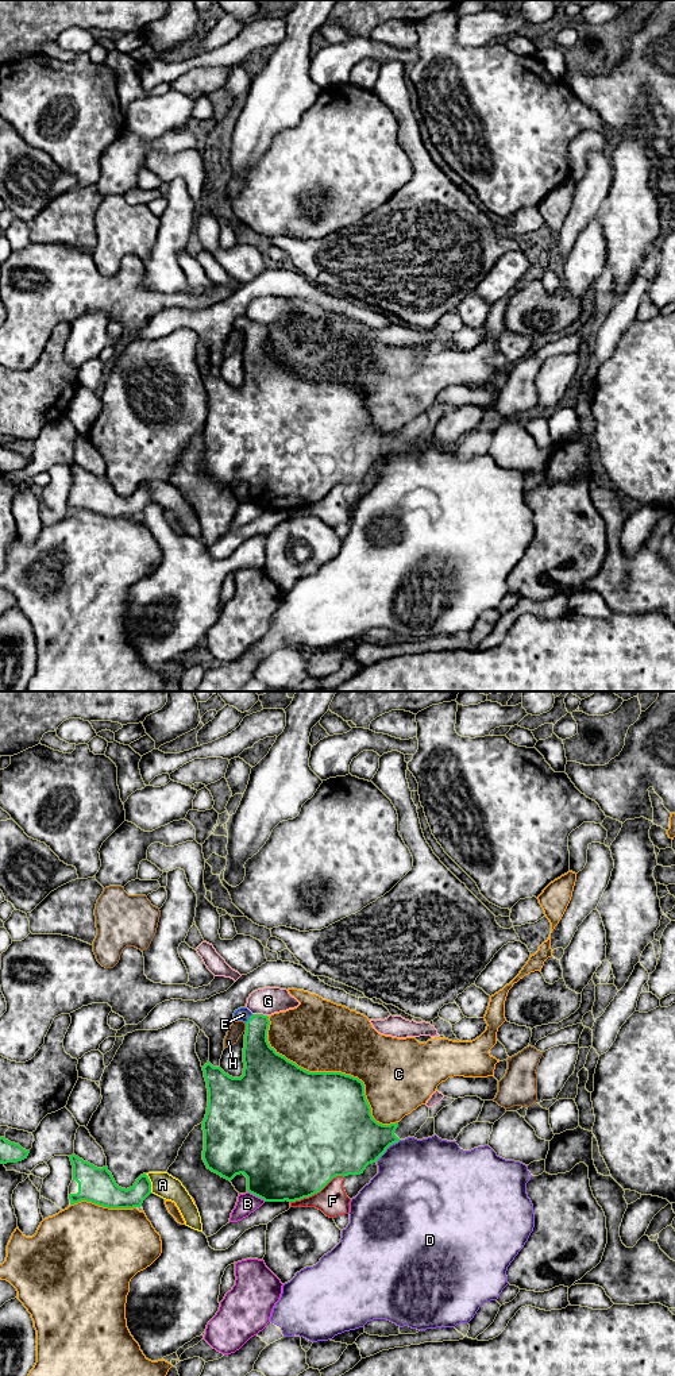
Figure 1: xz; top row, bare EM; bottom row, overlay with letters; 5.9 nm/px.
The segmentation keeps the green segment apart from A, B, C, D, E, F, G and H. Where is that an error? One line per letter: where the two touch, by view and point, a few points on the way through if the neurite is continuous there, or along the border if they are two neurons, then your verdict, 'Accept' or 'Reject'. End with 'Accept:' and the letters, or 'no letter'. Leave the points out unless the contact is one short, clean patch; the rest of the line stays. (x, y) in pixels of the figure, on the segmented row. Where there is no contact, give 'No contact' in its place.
A: Touches green at xz (150, 1183). Reject
B: Touches green at xz (257, 1195). Reject
C: Touches green at xz (331, 1072). Reject
D: Touches green at xz (386, 1148). Reject
E: Touches green at xz (250, 1018). Path across: xz (259, 1059), (255, 1024), (250, 1018), (243, 1014). Accept
F: Touches green at xz (316, 1193). Reject
G: Touches green at xz (259, 1014). Reject
H: Touches green at xz (246, 1026). Reject
Accept: E

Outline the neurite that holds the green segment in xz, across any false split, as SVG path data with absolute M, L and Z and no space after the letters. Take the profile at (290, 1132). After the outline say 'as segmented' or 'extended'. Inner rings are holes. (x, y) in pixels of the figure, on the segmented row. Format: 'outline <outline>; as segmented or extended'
outline M240 1007L235 1010L234 1021L246 1024L243 1075L232 1078L209 1060L202 1067L208 1088L202 1160L208 1169L230 1182L243 1173L247 1191L265 1202L296 1202L320 1192L336 1176L363 1173L369 1164L400 1141L394 1134L398 1122L382 1125L373 1118L362 1080L342 1072L309 1072L277 1053L267 1041L267 1015Z; extended

